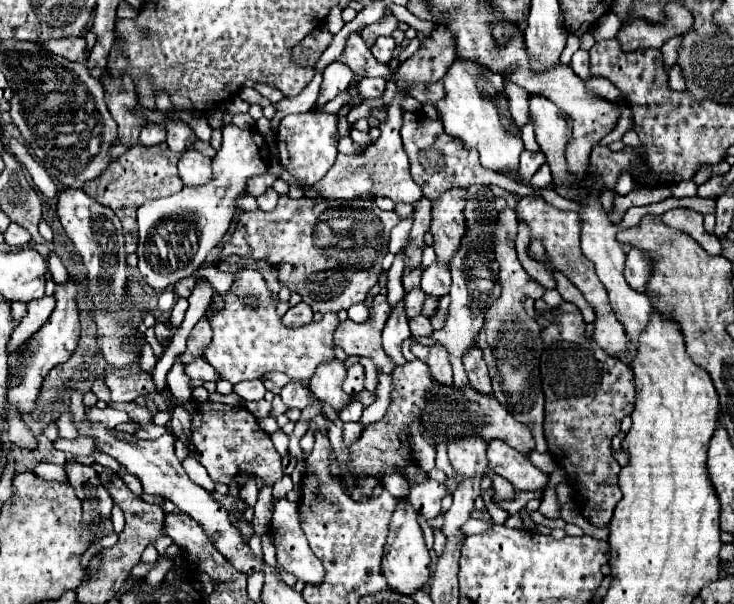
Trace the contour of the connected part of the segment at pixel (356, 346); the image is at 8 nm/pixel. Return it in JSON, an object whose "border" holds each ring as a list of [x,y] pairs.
{"border":[[[377,294],[371,306],[371,318],[357,324],[353,320],[343,320],[335,330],[335,346],[343,348],[349,356],[367,356],[375,362],[379,372],[391,372],[395,364],[385,356],[381,346],[381,332],[389,318],[389,304],[385,294]]]}

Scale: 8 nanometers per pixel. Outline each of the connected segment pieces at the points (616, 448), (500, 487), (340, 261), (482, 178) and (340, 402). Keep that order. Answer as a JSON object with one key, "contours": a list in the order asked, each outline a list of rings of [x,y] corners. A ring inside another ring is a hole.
{"contours":[[[[619,432],[619,434],[613,438],[613,456],[615,456],[615,460],[617,460],[621,466],[625,466],[625,464],[629,462],[629,456],[627,456],[627,452],[621,448],[621,440],[623,440],[623,432]]],[[[487,468],[485,476],[493,480],[493,502],[509,502],[515,498],[515,486],[509,480],[495,474],[491,468]]],[[[281,196],[279,202],[277,202],[277,208],[271,210],[271,212],[257,210],[257,212],[241,212],[241,214],[239,214],[239,224],[237,224],[237,228],[235,228],[231,240],[225,242],[219,260],[223,260],[223,258],[229,256],[229,254],[239,254],[239,256],[245,256],[245,258],[255,258],[255,260],[267,260],[267,262],[271,262],[271,264],[275,264],[275,266],[279,268],[279,280],[281,280],[283,284],[287,284],[289,290],[299,292],[299,294],[303,296],[303,302],[309,304],[309,306],[313,308],[313,312],[323,312],[323,314],[325,314],[325,312],[339,312],[339,310],[347,310],[349,306],[353,306],[353,304],[357,304],[357,302],[363,302],[363,300],[367,298],[367,292],[377,284],[379,272],[381,272],[381,260],[385,258],[385,254],[387,254],[387,250],[389,250],[387,246],[389,246],[391,228],[393,228],[395,224],[399,224],[399,220],[401,220],[401,218],[399,218],[399,214],[397,214],[395,210],[385,212],[385,210],[377,208],[377,204],[375,204],[373,200],[347,200],[345,204],[343,204],[341,200],[323,200],[323,202],[319,202],[319,204],[313,204],[311,198],[291,200],[289,196]]],[[[403,112],[401,138],[403,138],[403,148],[405,148],[405,152],[409,156],[409,162],[411,162],[411,176],[421,186],[423,196],[429,198],[431,202],[437,202],[443,192],[449,192],[453,188],[467,188],[467,186],[473,186],[473,184],[497,184],[503,190],[515,192],[520,197],[538,195],[545,202],[560,210],[579,212],[584,207],[581,202],[566,199],[555,190],[532,189],[523,182],[515,184],[513,180],[507,180],[505,176],[499,176],[497,172],[485,170],[479,164],[479,154],[477,152],[465,150],[463,144],[459,144],[459,140],[455,140],[453,136],[447,136],[443,132],[441,122],[427,118],[423,112]]],[[[331,360],[331,364],[321,364],[309,380],[309,390],[323,404],[329,404],[335,410],[341,410],[351,402],[351,396],[347,396],[341,388],[345,374],[347,374],[347,368],[339,360]]]]}

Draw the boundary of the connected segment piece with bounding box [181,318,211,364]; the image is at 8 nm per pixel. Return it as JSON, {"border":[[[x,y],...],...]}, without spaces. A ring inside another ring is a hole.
{"border":[[[201,318],[201,320],[195,324],[195,328],[191,330],[189,338],[187,338],[187,350],[185,350],[185,354],[181,356],[181,362],[187,364],[187,362],[191,362],[193,358],[203,356],[203,348],[207,348],[209,340],[211,340],[211,330],[207,330],[207,322]]]}

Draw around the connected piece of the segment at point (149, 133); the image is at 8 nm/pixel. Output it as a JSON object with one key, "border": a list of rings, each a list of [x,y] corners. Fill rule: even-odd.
{"border":[[[147,124],[139,134],[139,144],[145,148],[157,146],[161,142],[165,142],[165,128],[159,124]]]}

